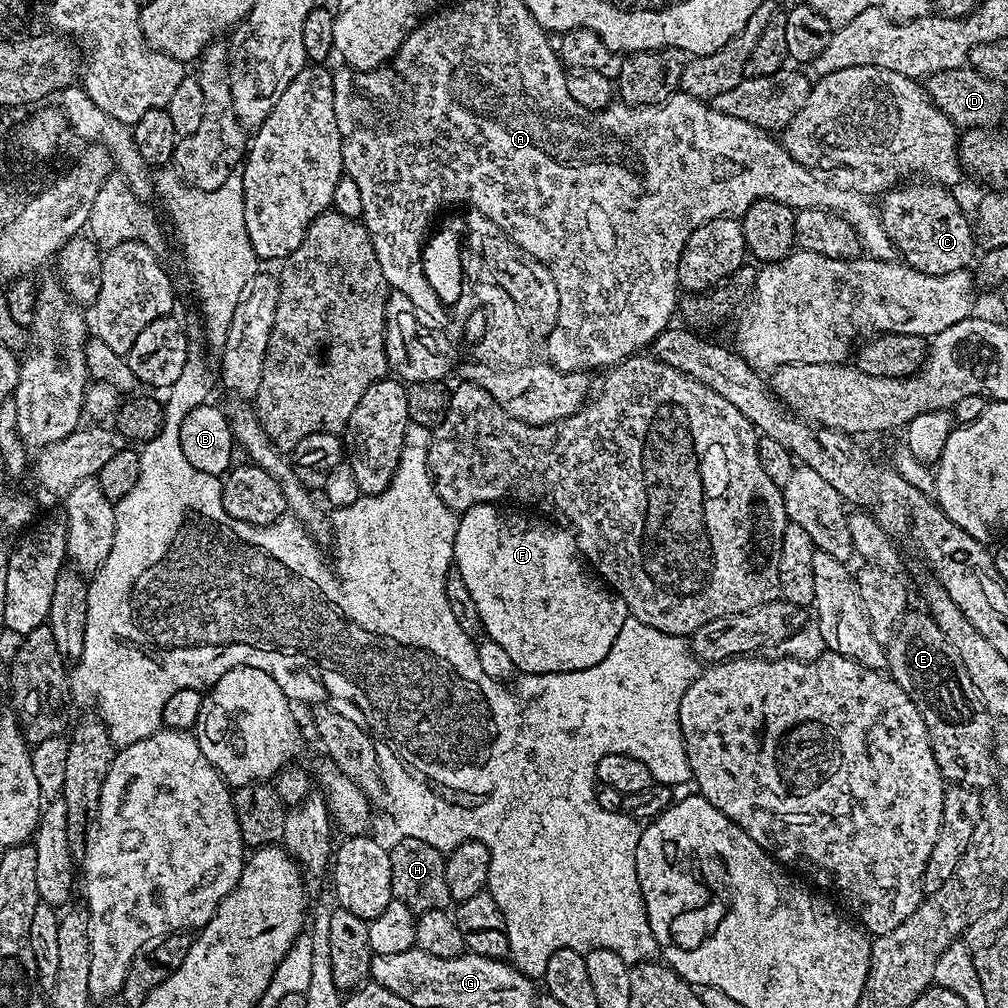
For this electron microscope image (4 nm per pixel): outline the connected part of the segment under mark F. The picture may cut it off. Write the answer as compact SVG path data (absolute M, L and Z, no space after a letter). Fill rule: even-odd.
M489 502L459 513L454 542L455 571L466 581L466 590L470 590L474 606L478 606L480 626L487 639L498 642L510 654L510 662L524 674L573 672L602 662L610 654L622 622L630 618L626 602L593 575L567 528L555 522L527 520L500 508Z

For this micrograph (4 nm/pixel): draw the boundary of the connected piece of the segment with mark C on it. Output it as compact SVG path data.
M916 182L889 188L878 200L880 221L888 229L903 263L931 276L945 276L959 268L967 269L972 251L977 251L978 245L973 236L973 221L956 201L952 193L955 191L935 182L912 183Z

